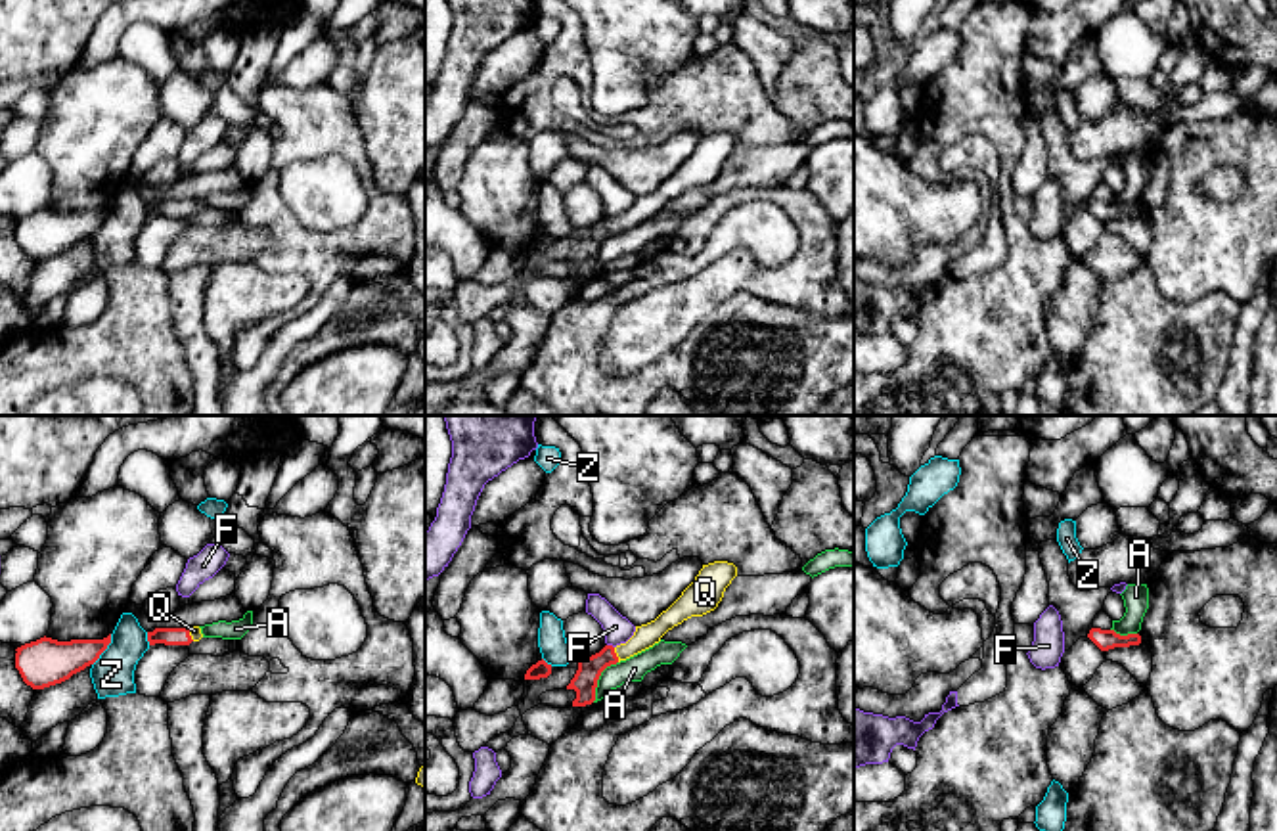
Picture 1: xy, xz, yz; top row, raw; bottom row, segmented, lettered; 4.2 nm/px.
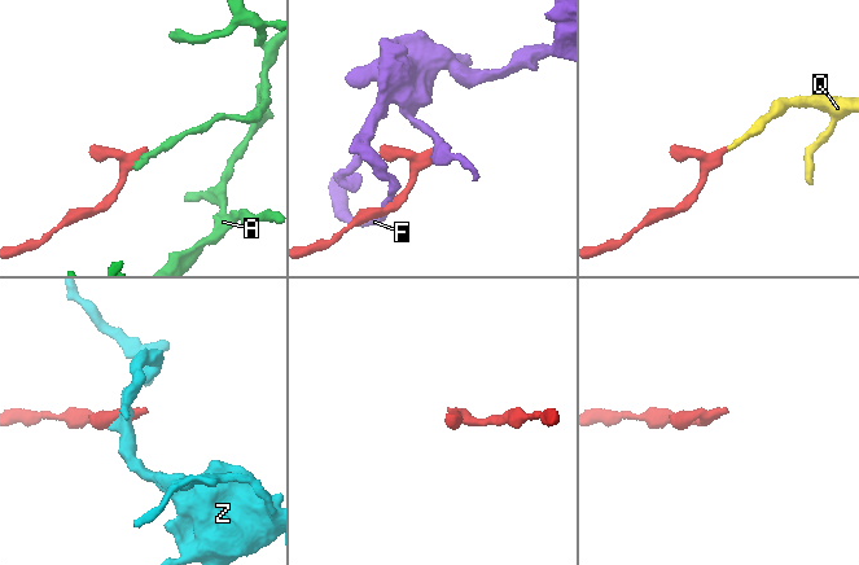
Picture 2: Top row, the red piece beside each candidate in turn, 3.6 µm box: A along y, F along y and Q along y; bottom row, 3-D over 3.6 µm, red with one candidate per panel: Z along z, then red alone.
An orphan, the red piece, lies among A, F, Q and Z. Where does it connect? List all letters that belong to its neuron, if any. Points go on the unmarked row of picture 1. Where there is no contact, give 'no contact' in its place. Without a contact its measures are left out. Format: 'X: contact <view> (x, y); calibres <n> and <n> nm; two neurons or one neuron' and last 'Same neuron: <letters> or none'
A: contact xz (598, 249); calibres 110 and 100 nm; two neurons
F: contact xz (611, 217); calibres 110 and 120 nm; two neurons
Q: contact xz (615, 226); calibres 110 and 100 nm; one neuron
Z: contact xy (106, 219); calibres 190 and 180 nm; two neurons
Same neuron: Q

